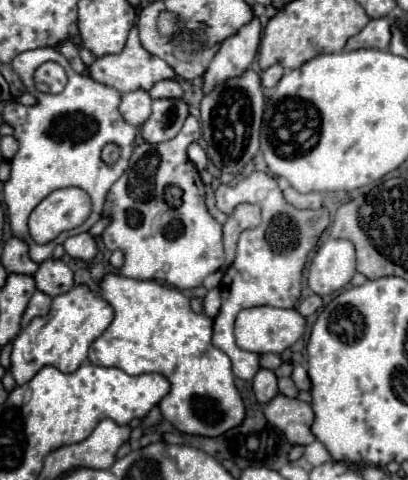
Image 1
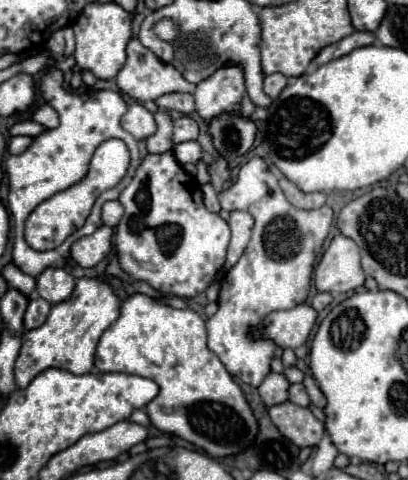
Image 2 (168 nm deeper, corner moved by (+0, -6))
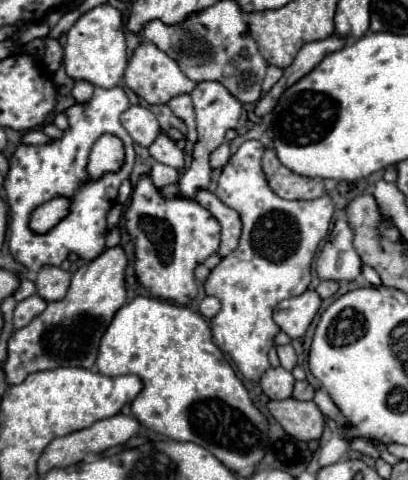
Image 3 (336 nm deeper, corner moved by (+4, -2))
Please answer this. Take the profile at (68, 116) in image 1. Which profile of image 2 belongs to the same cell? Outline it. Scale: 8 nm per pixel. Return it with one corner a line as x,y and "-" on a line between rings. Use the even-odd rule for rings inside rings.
50,67
42,79
40,79
40,95
44,97
44,101
58,113
60,117
60,125
56,129
46,129
44,133
36,135
32,145
20,153
20,155
10,155
6,159
6,173
8,173
8,181
10,181
10,193
8,193
8,209
14,217
14,263
28,275
36,277
40,275
40,271
44,271
46,267
64,267
64,263
68,261
68,253
70,253
70,245
84,237
84,235
92,235
98,227
100,227
100,209
104,205
104,201
110,199
118,199
120,191
132,181
132,175
136,171
136,167
140,165
140,157
138,157
138,143
136,139
122,129
120,125
120,117
126,113
126,101
118,91
106,89
106,91
88,91
88,93
74,93
70,89
64,87
64,75
58,67
-
108,139
122,139
126,143
126,147
130,149
130,169
126,173
126,177
112,189
104,191
98,195
96,199
96,207
92,211
92,215
86,219
84,229
76,231
72,237
68,237
64,241
64,245
60,245
54,251
46,251
46,253
38,253
34,251
28,243
24,243
24,221
28,217
28,213
34,211
36,205
40,205
42,201
46,201
48,197
52,197
54,193
68,189
72,185
76,185
78,181
82,181
88,173
88,165
90,159
96,151
96,147

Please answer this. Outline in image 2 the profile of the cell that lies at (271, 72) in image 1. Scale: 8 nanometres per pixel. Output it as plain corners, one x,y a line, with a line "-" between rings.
272,73
272,75
266,75
264,77
264,93
268,95
268,97
276,97
276,95
280,95
280,91
284,89
288,85
288,79
284,77
284,75
280,75
280,73

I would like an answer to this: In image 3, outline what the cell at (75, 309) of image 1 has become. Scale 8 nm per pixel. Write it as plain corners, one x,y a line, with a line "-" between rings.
122,245
106,249
94,261
82,265
74,275
64,299
48,303
26,327
12,333
8,339
8,353
2,363
4,379
8,385
22,383
26,375
58,367
84,367
92,369
98,355
100,337
108,329
116,311
126,303
124,271
128,257

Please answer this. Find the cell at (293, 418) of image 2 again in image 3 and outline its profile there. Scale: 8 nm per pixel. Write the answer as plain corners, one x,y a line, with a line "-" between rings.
282,399
268,403
270,415
284,427
284,431
300,441
312,441
322,437
324,415
316,407
314,401
298,401
298,399

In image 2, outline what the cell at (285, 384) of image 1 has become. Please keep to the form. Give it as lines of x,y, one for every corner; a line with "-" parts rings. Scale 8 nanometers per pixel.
294,383
294,385
290,385
288,395
290,395
290,401
296,403
296,405
300,405
300,407
306,407
306,405
310,403
308,393
306,393
306,389
304,389
302,383

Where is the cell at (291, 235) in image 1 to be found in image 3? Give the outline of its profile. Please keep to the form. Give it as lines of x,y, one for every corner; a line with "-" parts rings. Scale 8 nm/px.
244,141
220,173
216,197
226,207
234,209
240,215
242,235
240,235
238,247
230,255
222,257
220,263
214,269
210,269
210,275
204,281
206,295
218,297
222,303
222,309
210,321
214,343
234,359
240,373
250,381
258,381
264,375
264,371
270,369
268,351
274,347
274,337
280,333
280,327
272,319
274,307
282,299
302,295
308,289
312,279
310,265
312,265
314,253
318,249
318,243
328,235
332,213
334,213
334,203
330,195
322,195
310,201
286,201
274,195
260,167
262,155
264,155
264,145
260,141

